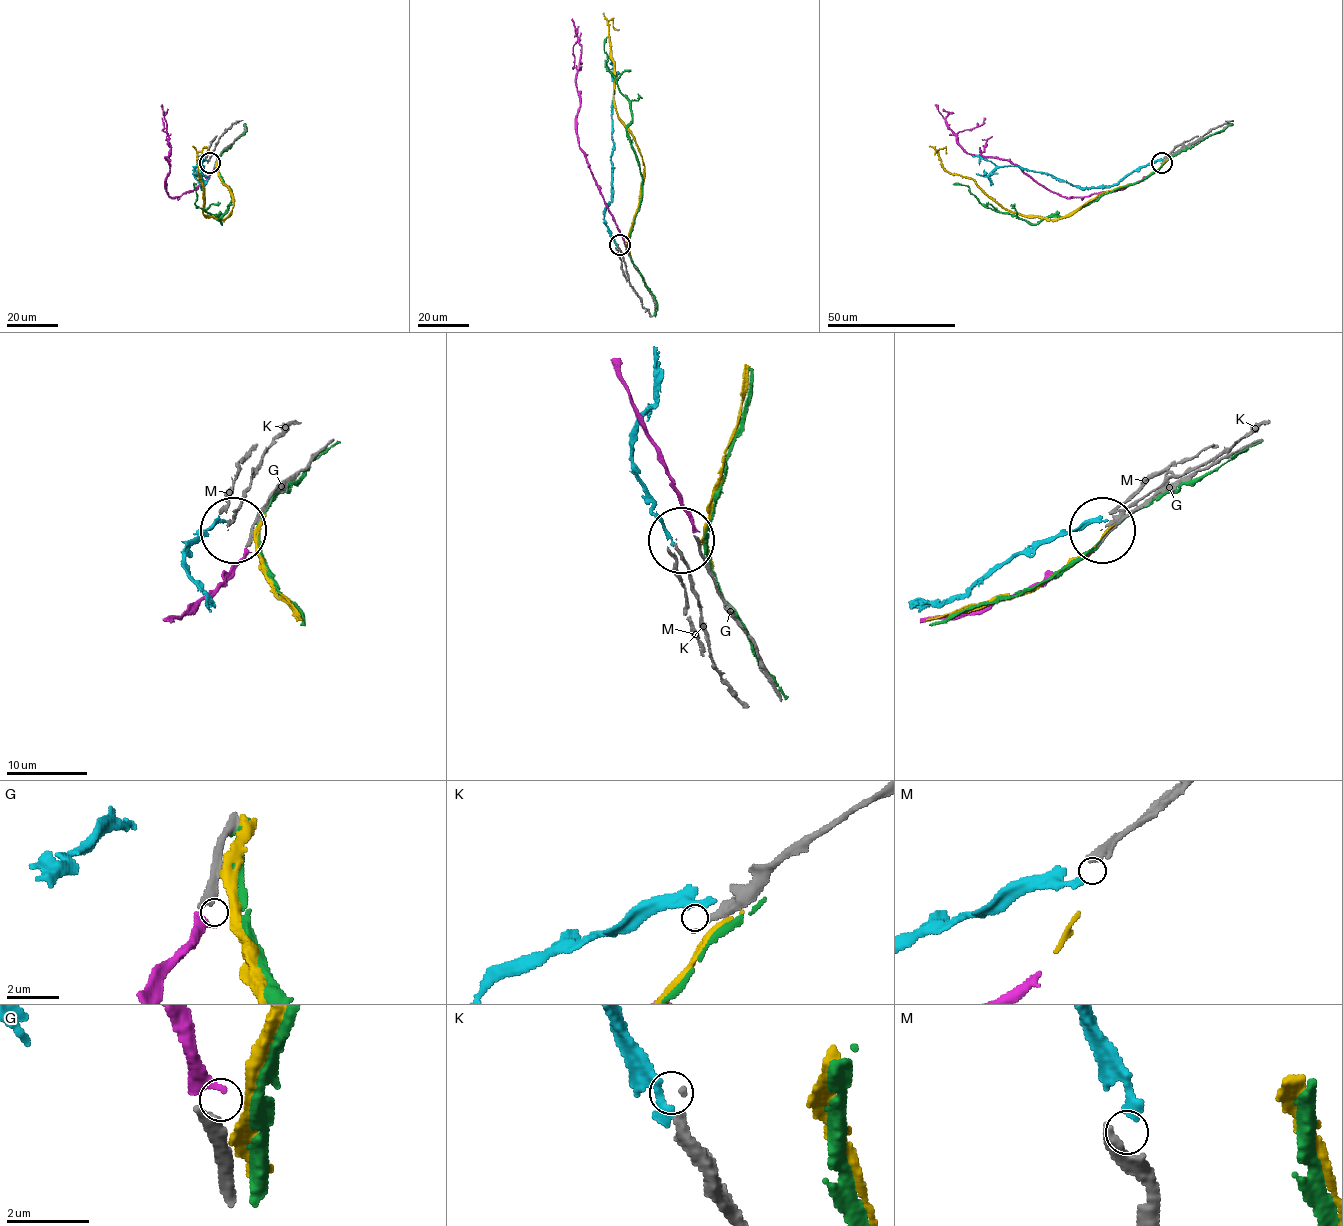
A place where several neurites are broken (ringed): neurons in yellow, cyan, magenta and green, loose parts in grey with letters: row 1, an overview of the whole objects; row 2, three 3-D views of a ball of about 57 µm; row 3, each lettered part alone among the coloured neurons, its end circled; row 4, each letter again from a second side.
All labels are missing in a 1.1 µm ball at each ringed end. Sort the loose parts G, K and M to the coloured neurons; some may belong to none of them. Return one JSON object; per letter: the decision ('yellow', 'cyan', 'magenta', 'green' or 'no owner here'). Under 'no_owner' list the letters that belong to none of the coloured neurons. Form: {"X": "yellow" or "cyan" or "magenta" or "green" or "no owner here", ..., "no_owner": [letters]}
{"G": "magenta", "K": "no owner here", "M": "cyan", "no_owner": ["K"]}

